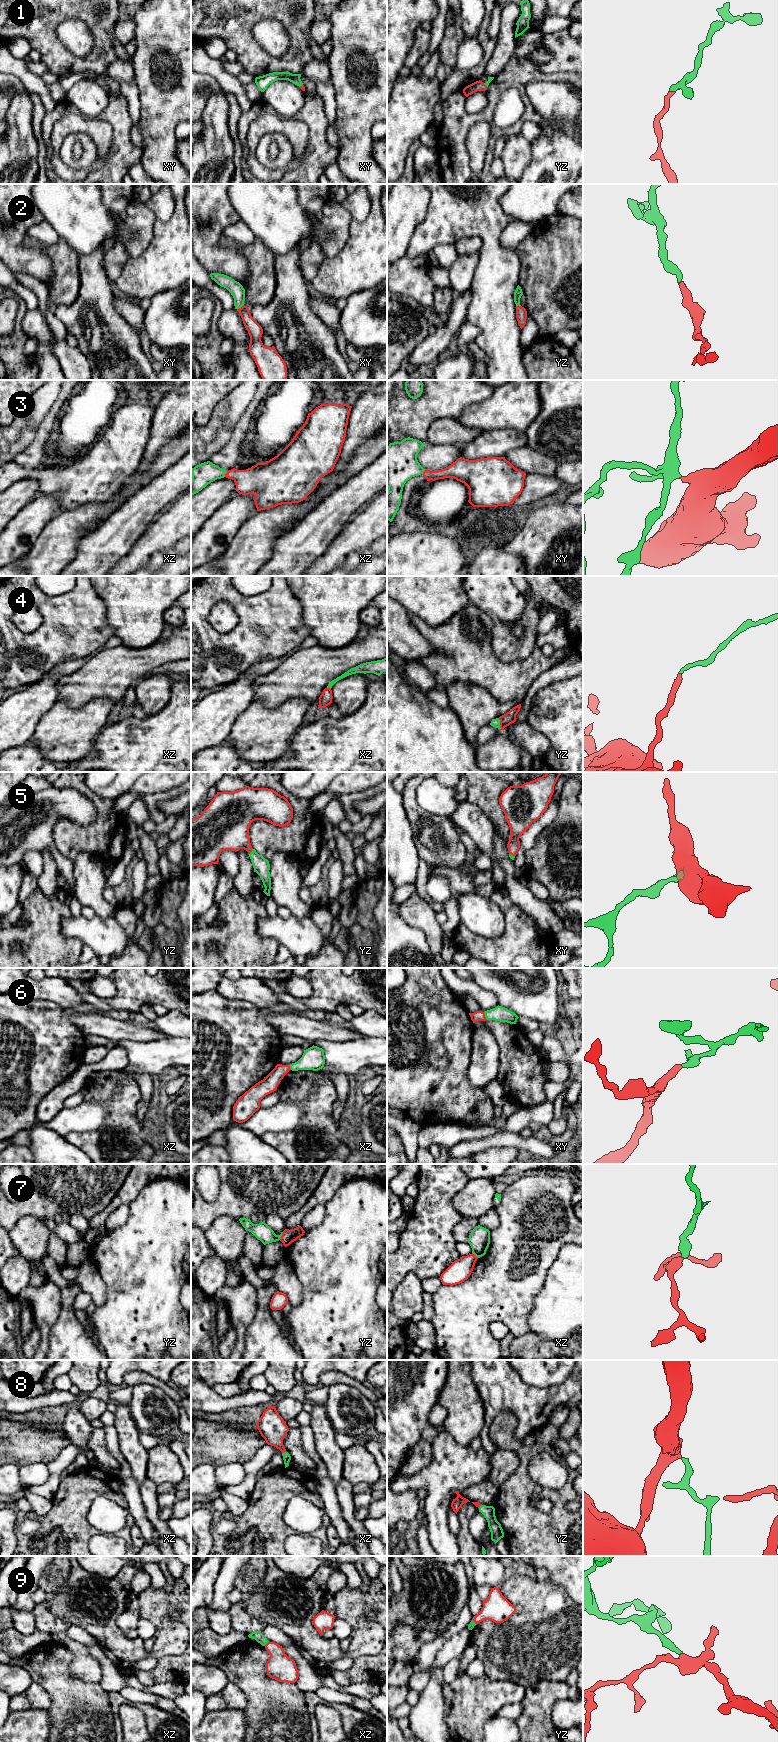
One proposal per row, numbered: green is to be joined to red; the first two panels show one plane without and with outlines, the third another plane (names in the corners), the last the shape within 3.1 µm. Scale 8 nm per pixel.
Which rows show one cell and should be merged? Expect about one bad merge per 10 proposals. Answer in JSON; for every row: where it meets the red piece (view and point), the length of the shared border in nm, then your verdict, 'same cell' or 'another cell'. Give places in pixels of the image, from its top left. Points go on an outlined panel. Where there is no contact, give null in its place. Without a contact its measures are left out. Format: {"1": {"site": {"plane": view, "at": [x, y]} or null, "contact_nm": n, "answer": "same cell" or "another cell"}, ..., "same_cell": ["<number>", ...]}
{"1": {"site": {"plane": "yz", "at": [484, 84]}, "contact_nm": 50, "answer": "same cell"}, "2": {"site": {"plane": "xy", "at": [241, 307]}, "contact_nm": 70, "answer": "same cell"}, "3": {"site": {"plane": "xz", "at": [225, 474]}, "contact_nm": 50, "answer": "same cell"}, "4": {"site": {"plane": "yz", "at": [500, 723]}, "contact_nm": 90, "answer": "same cell"}, "5": {"site": {"plane": "yz", "at": [251, 851]}, "contact_nm": 60, "answer": "same cell"}, "6": {"site": {"plane": "xy", "at": [484, 1016]}, "contact_nm": 70, "answer": "same cell"}, "7": {"site": {"plane": "yz", "at": [281, 1236]}, "contact_nm": 70, "answer": "another cell"}, "8": {"site": {"plane": "xz", "at": [284, 1451]}, "contact_nm": 40, "answer": "same cell"}, "9": {"site": {"plane": "xz", "at": [267, 1643]}, "contact_nm": 50, "answer": "same cell"}, "same_cell": ["1", "2", "3", "4", "5", "6", "8", "9"]}

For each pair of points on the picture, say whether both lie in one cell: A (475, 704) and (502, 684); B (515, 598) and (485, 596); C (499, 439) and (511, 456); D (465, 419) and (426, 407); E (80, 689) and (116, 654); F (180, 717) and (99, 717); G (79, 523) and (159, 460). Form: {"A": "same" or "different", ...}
{"A": "different", "B": "same", "C": "different", "D": "different", "E": "same", "F": "different", "G": "same"}

